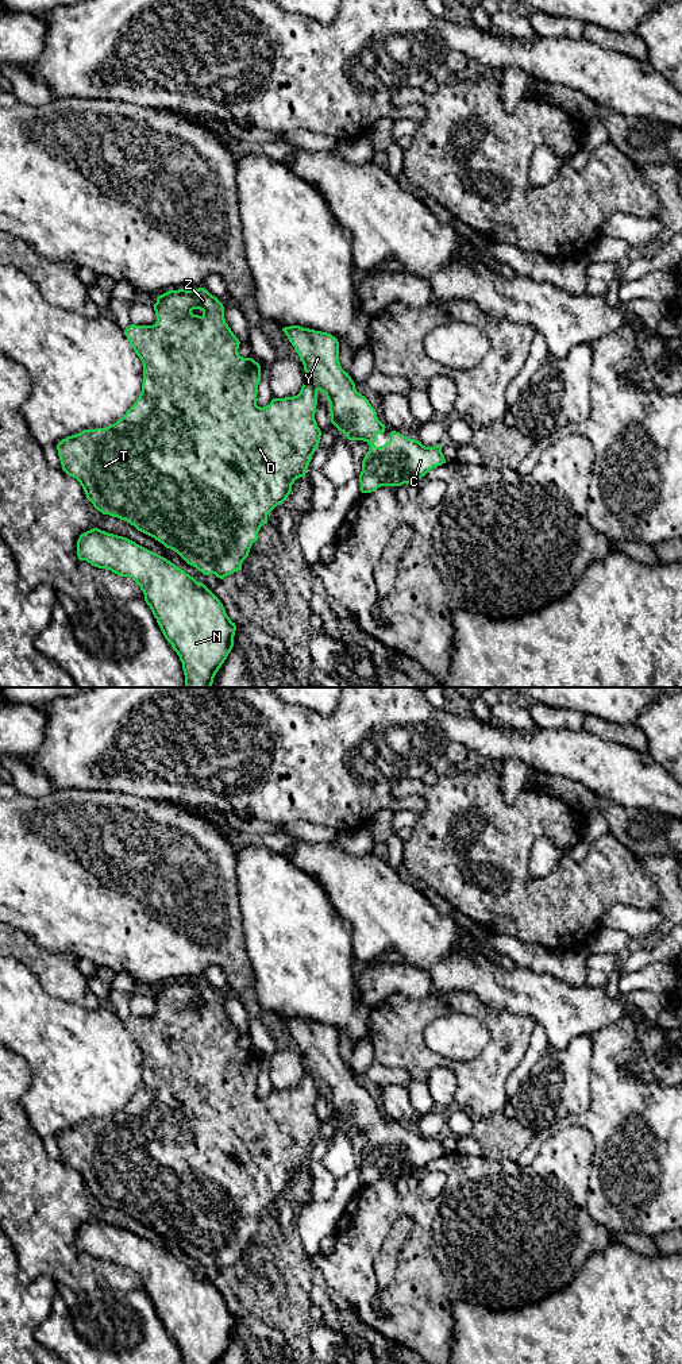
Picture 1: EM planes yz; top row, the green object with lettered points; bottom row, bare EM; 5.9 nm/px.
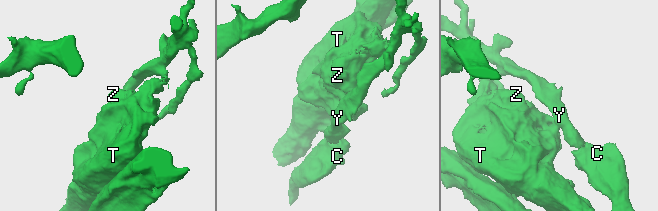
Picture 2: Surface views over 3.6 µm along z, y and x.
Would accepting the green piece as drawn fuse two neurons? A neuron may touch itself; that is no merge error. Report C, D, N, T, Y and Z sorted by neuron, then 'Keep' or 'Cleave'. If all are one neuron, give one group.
Groups: C Y / D N T Z. Cleave

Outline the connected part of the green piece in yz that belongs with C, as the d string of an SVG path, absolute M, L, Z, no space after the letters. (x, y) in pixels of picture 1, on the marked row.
M300 325L285 327L282 331L298 354L307 379L325 394L331 423L348 440L363 440L370 446L359 474L362 493L371 493L381 486L412 483L446 463L440 446L425 447L396 431L390 432L390 439L384 446L377 447L377 435L384 434L386 427L342 369L338 339Z

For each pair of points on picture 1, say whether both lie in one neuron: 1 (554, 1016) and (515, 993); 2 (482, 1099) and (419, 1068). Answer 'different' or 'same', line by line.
1: same
2: same

